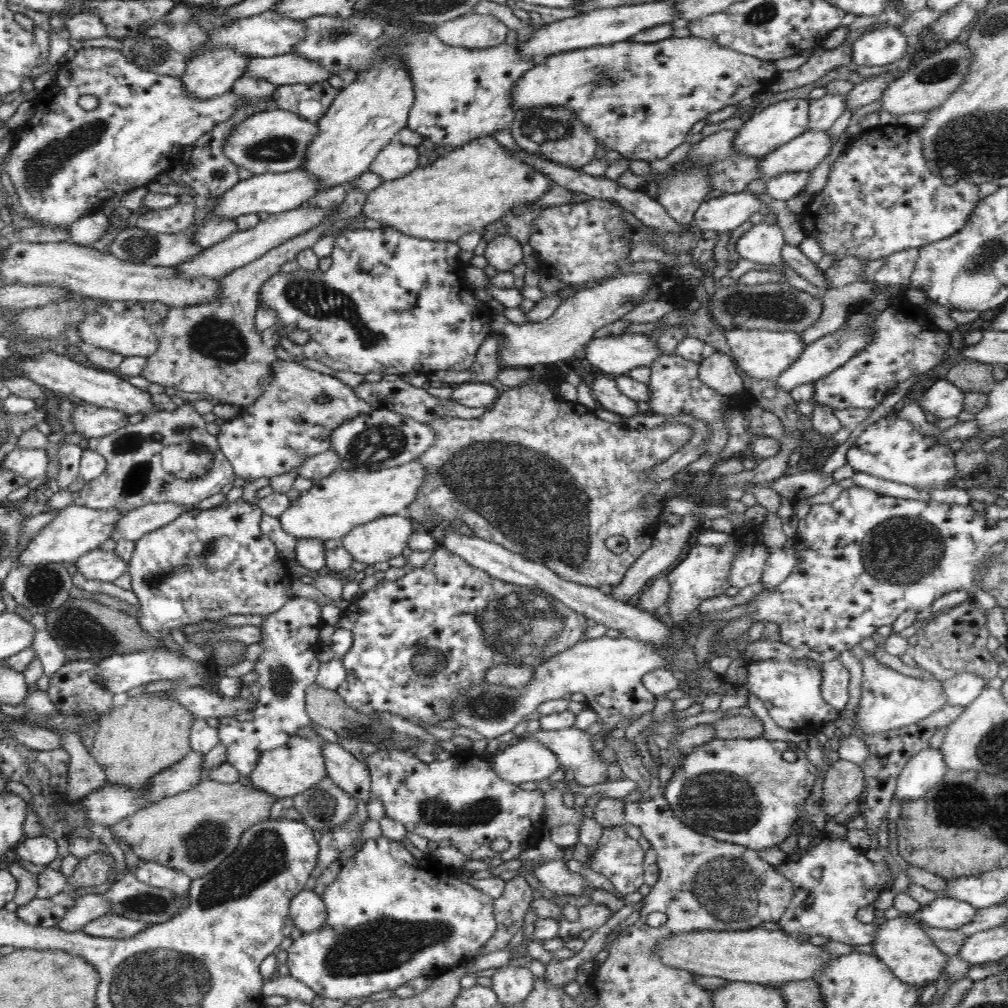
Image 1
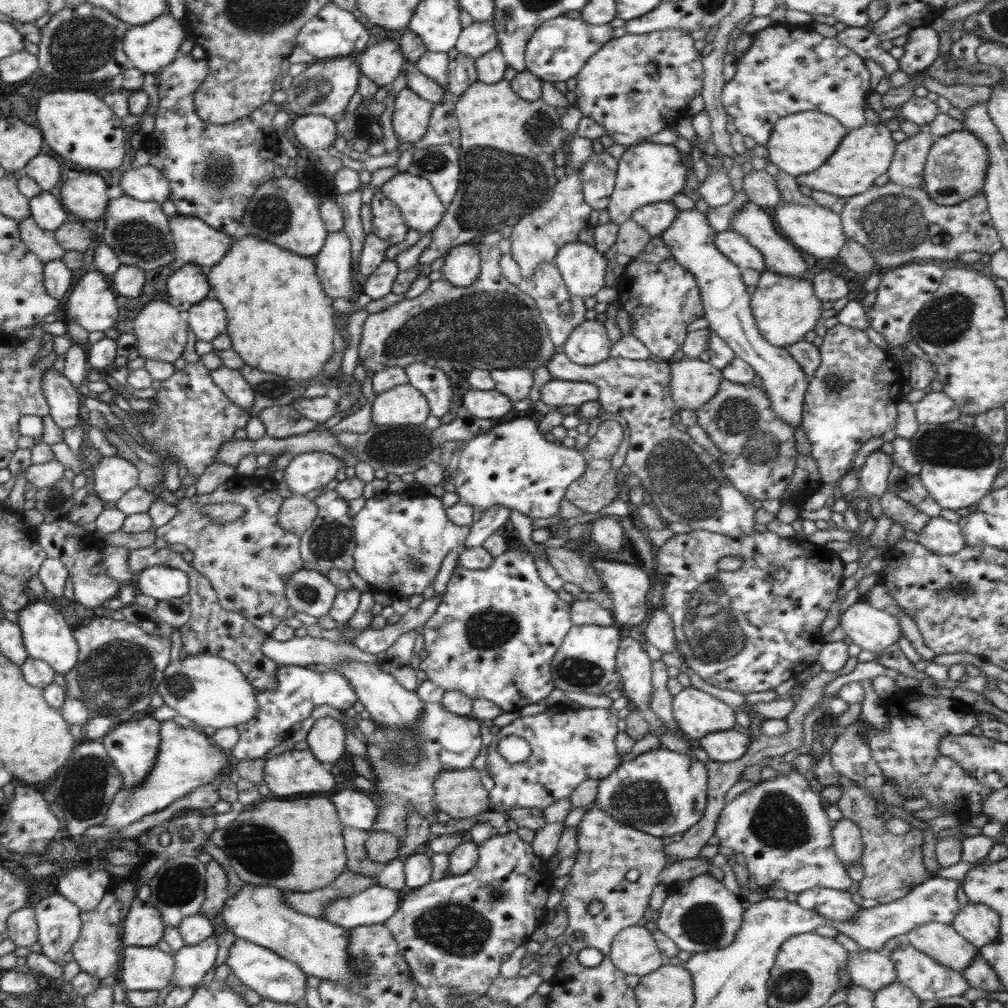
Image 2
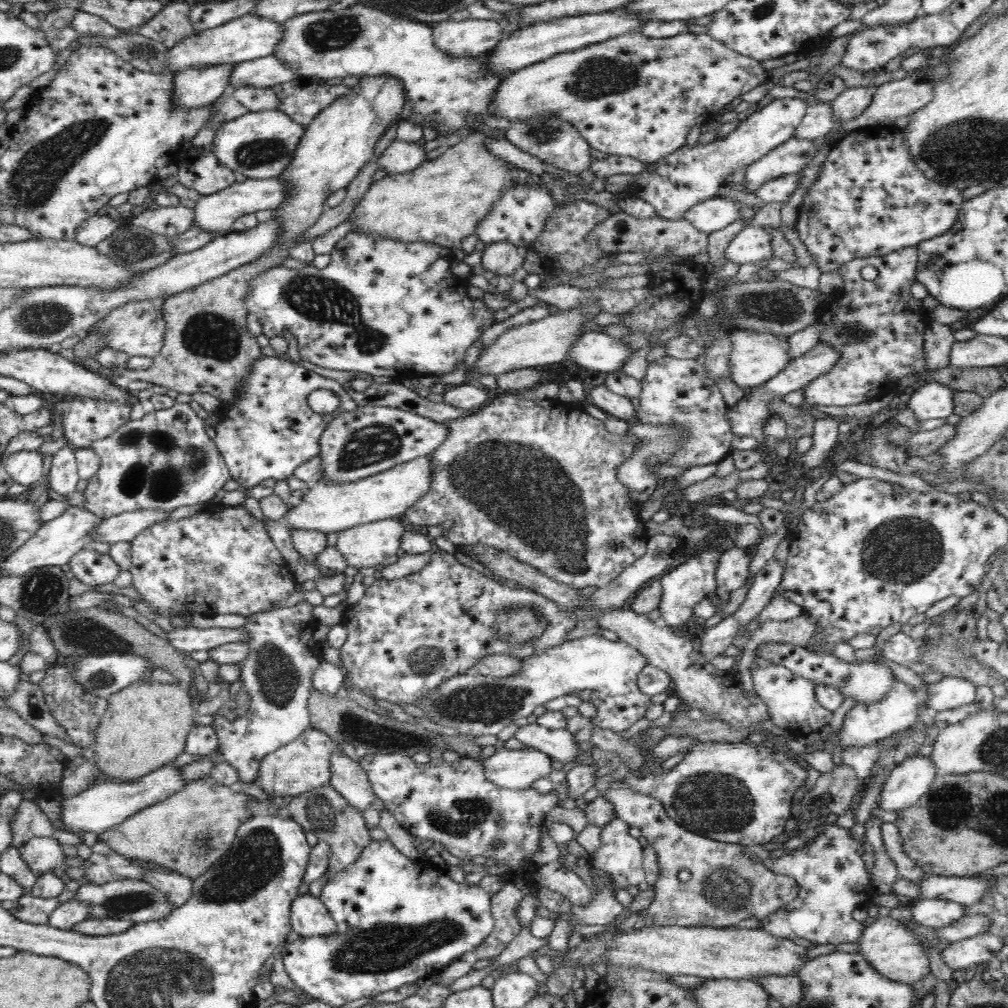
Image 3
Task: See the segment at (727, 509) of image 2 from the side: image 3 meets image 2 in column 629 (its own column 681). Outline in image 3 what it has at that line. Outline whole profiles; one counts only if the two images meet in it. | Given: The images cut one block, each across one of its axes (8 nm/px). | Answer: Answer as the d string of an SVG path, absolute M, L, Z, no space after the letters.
M666 355L651 361L640 385L642 392L638 396L639 406L635 409L635 419L652 425L674 423L684 431L684 438L680 440L682 446L666 464L686 470L693 466L719 463L731 453L730 444L735 434L730 430L730 423L724 415L728 405L716 381L707 375L700 359Z

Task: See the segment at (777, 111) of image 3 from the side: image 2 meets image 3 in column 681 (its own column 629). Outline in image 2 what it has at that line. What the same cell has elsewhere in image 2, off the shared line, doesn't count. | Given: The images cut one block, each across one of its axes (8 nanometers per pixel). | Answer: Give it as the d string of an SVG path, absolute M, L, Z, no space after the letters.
M645 142L630 146L620 158L616 172L615 187L613 194L610 196L607 209L610 213L610 221L618 226L631 220L632 214L642 206L673 200L677 193L682 193L682 189L686 186L686 166L682 163L680 150L674 147L673 144Z

